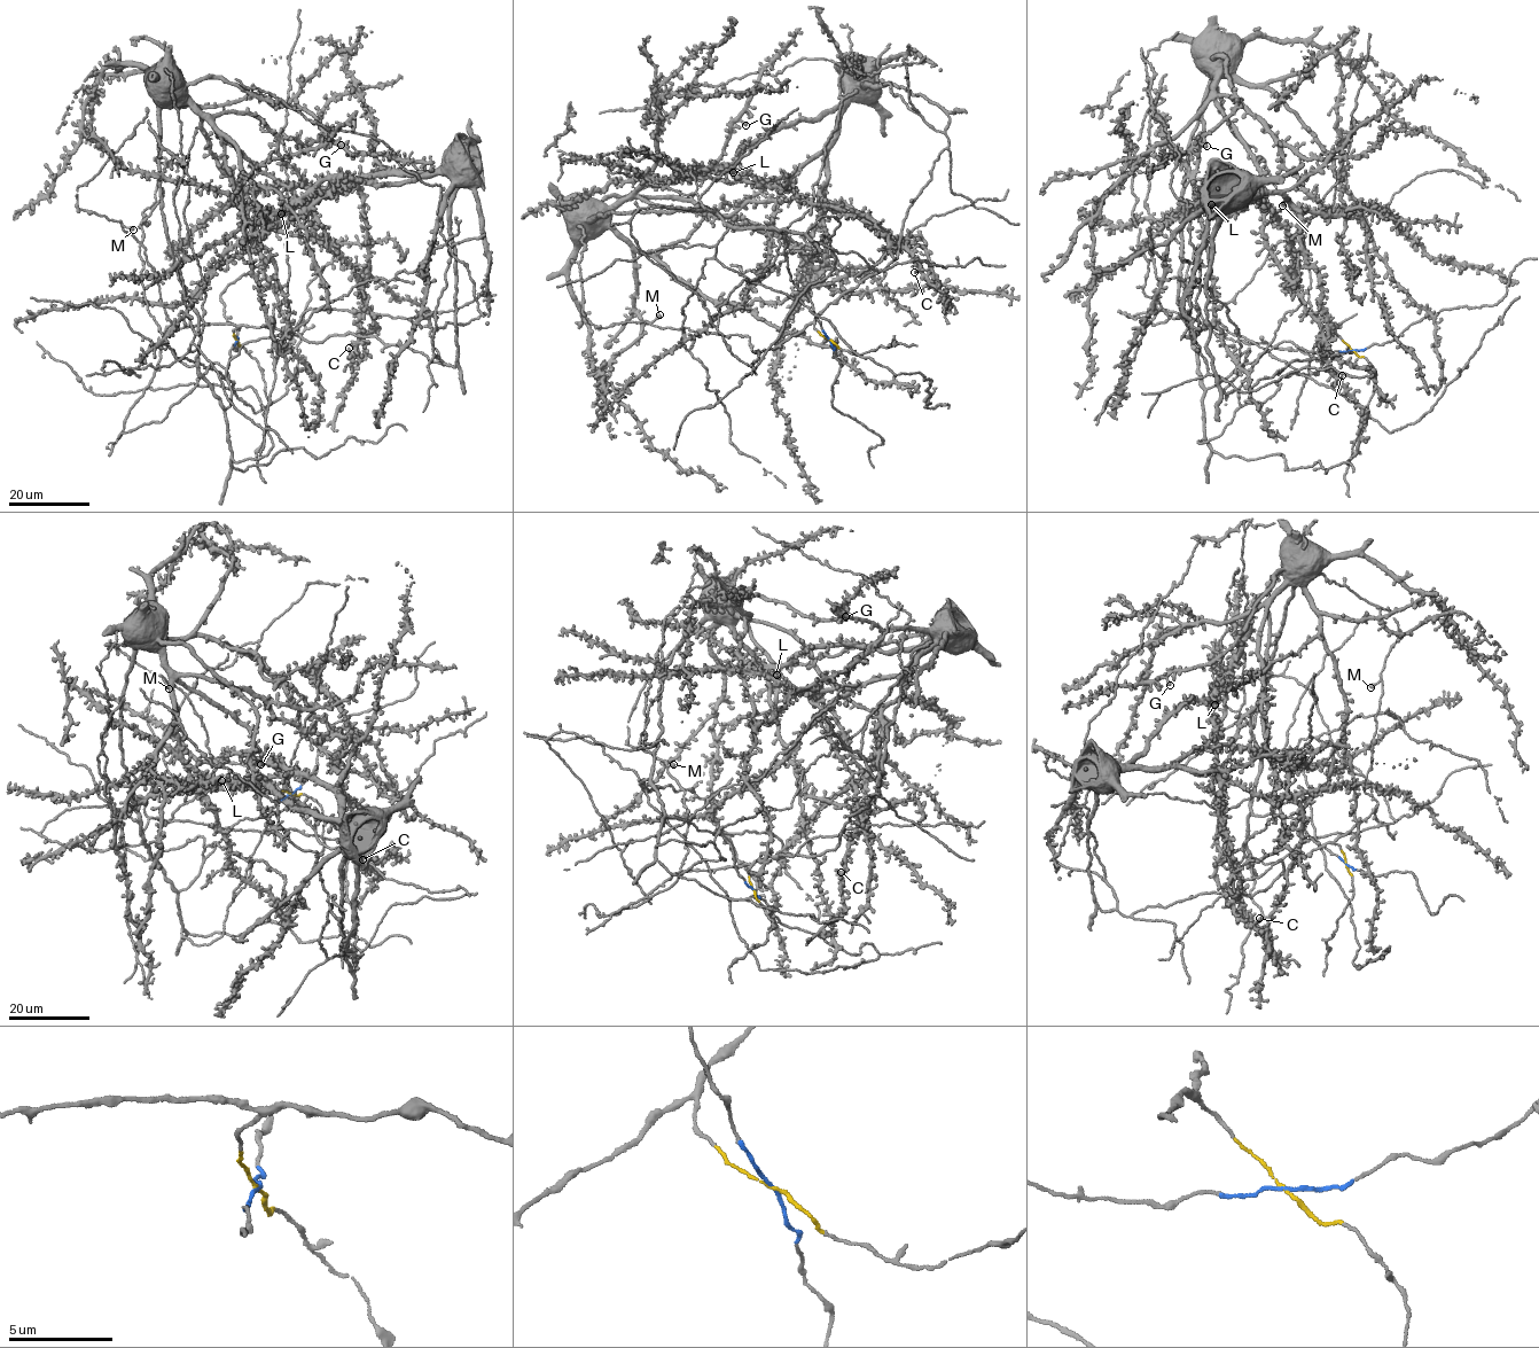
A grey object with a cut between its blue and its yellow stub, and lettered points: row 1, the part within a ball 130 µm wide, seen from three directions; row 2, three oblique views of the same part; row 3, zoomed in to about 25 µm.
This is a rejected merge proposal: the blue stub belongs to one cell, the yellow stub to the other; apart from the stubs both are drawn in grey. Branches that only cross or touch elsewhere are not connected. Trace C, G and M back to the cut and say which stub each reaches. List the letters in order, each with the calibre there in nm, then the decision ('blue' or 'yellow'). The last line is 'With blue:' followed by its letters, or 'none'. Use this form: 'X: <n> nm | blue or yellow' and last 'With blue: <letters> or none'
C: 170 nm | yellow
G: 440 nm | blue
M: 500 nm | yellow
With blue: G

